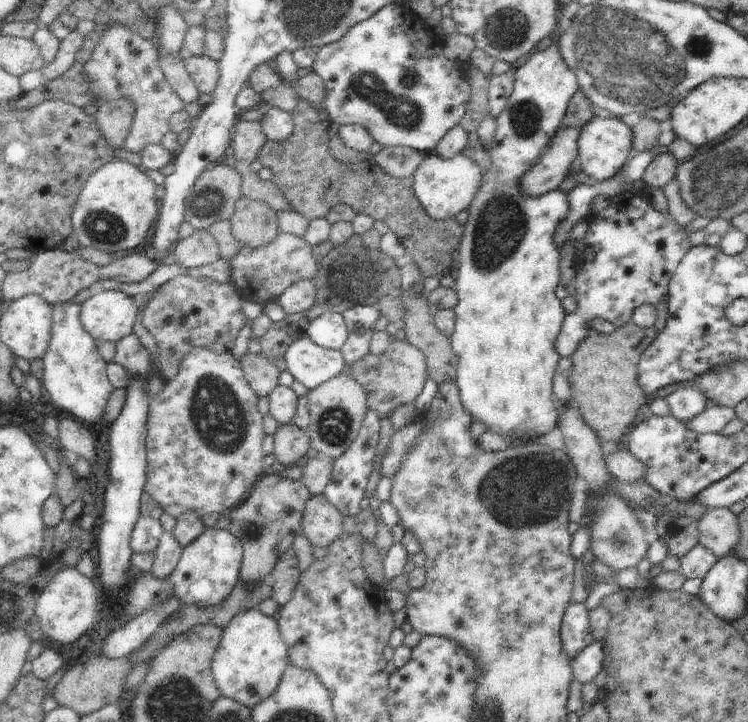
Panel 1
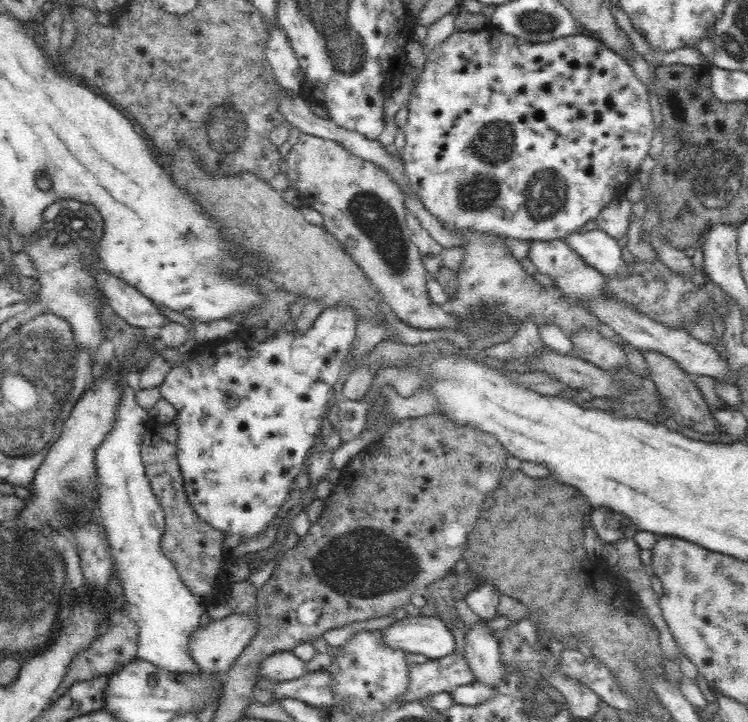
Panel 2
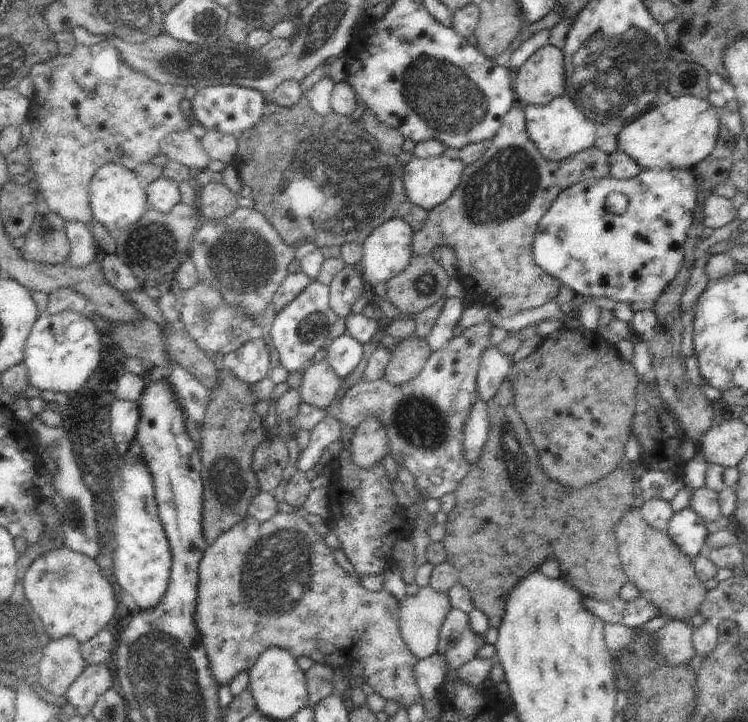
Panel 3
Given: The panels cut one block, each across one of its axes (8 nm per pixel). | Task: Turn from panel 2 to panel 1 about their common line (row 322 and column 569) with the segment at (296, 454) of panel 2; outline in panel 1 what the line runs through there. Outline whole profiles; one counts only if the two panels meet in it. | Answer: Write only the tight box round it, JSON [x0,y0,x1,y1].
[554,200,691,357]

